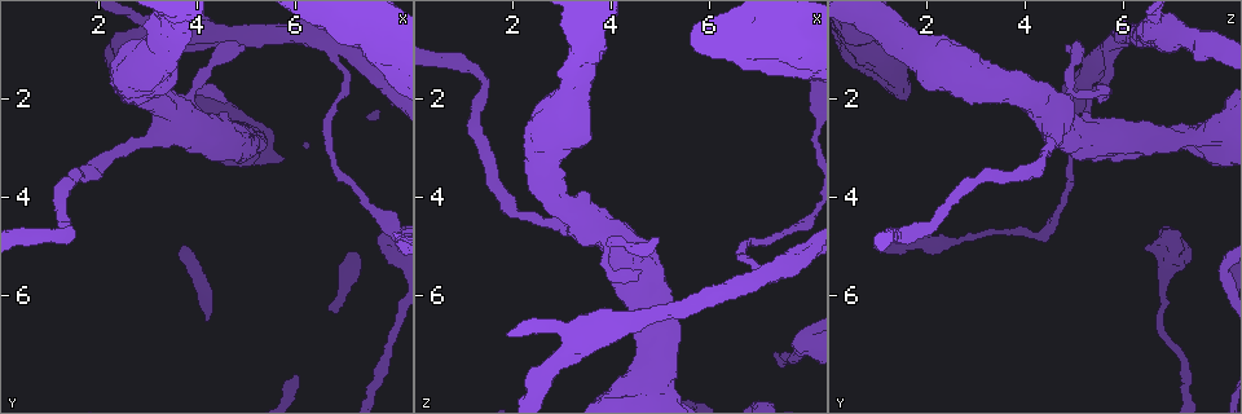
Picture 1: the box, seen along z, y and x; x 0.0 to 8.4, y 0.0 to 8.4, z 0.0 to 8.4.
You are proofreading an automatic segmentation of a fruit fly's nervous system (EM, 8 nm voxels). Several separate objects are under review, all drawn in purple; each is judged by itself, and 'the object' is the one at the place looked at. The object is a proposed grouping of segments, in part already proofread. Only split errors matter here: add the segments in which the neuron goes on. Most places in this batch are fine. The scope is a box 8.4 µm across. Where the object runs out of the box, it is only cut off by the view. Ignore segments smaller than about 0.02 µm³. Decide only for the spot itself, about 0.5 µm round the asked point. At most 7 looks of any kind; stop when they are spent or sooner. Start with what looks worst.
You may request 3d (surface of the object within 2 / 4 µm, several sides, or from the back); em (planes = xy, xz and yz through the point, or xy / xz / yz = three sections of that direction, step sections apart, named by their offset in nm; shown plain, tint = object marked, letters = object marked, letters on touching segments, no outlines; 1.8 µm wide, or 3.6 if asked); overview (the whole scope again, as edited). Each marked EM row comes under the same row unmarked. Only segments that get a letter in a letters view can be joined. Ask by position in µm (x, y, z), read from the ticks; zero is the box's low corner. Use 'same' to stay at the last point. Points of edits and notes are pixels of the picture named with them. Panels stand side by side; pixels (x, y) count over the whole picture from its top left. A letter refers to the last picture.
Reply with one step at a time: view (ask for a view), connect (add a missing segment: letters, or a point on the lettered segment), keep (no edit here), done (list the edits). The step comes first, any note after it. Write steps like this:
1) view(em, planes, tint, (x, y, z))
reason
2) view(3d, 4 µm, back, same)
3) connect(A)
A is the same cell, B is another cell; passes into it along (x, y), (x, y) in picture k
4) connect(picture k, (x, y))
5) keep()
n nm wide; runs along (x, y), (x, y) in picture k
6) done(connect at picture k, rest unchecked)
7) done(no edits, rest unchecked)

view(em, planes, tint, (5.00, 1.05, 4.90))
an open end

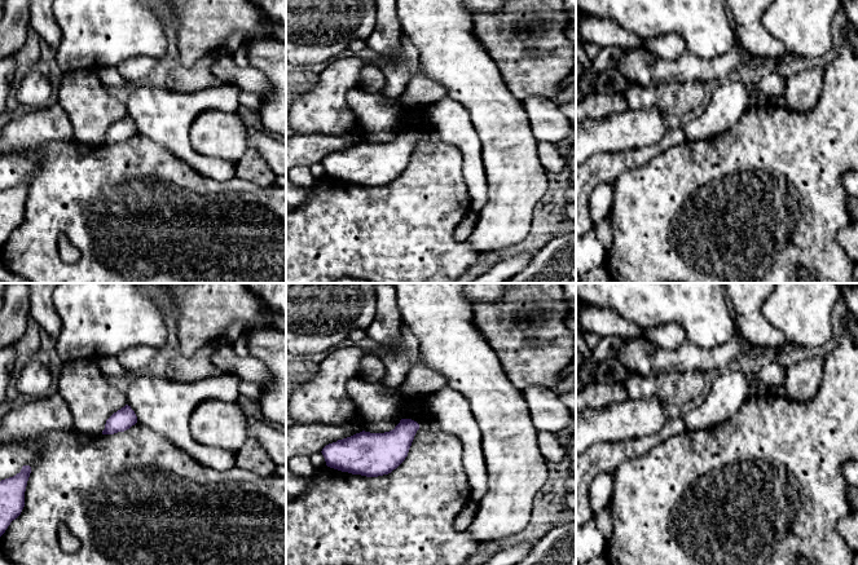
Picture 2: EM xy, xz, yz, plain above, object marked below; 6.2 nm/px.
view(em, planes, letters, same)
see the neighbours

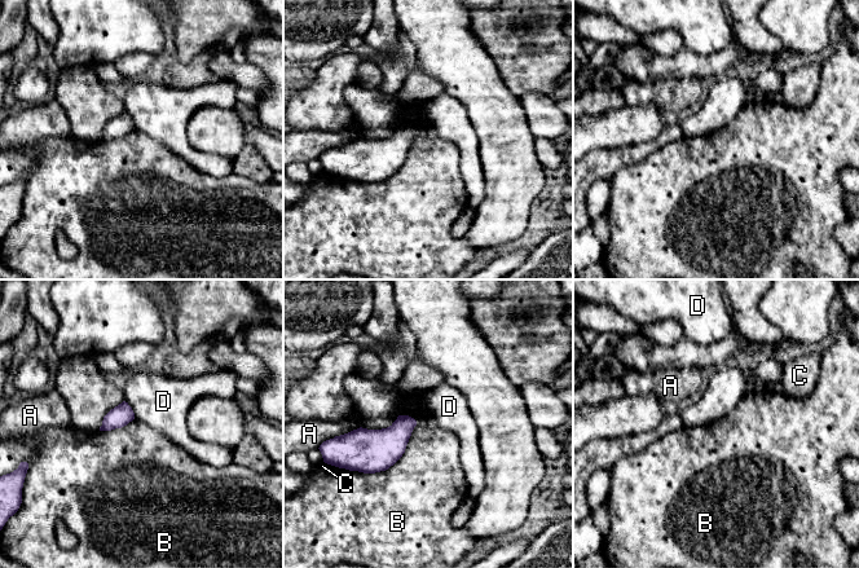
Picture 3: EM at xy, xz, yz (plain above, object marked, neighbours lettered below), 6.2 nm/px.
keep()
B touches over 500 nm; A, B, C and D are other cells; border along (417, 421), (392, 465), (351, 471) in picture 3; no lettered segment goes on from it

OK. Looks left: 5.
view(em, planes, letters, (6.75, 1.00, 5.70))
small branch off a trunk

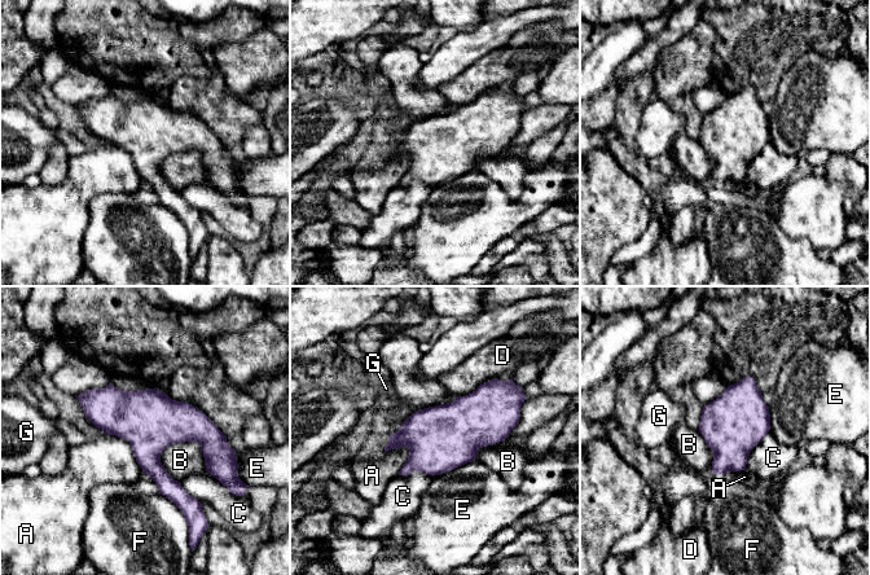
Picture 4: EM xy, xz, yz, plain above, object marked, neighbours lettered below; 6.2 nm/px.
keep()
380 nm wide; A, B, C, D, E, F and G are other cells; border along (109, 434), (130, 444), (144, 472) in picture 4; none of them fits

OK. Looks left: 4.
view(em, 3.6 µm, yz, step 8, tint, (7.75, 4.80, 6.90))
stops while still wide

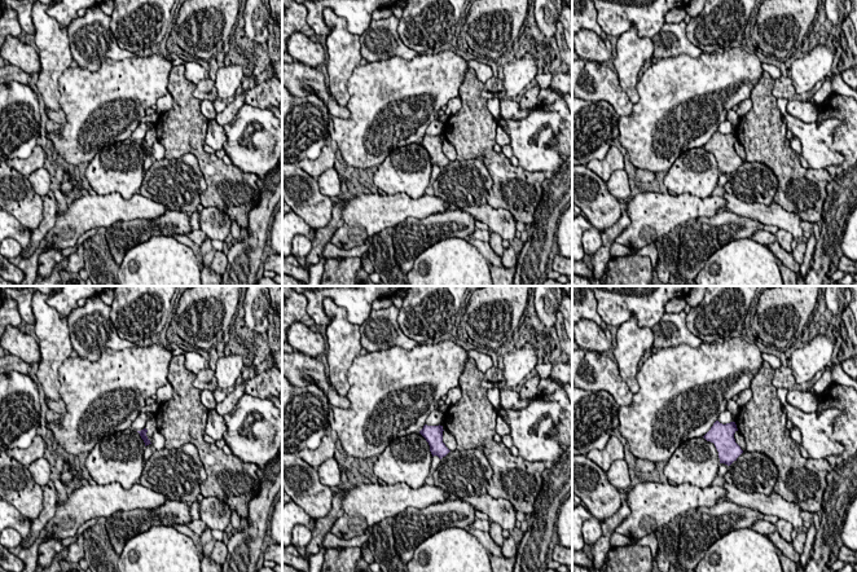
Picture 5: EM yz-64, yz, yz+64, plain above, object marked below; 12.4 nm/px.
view(em, 3.6 µm, yz, step 8, letters, same)

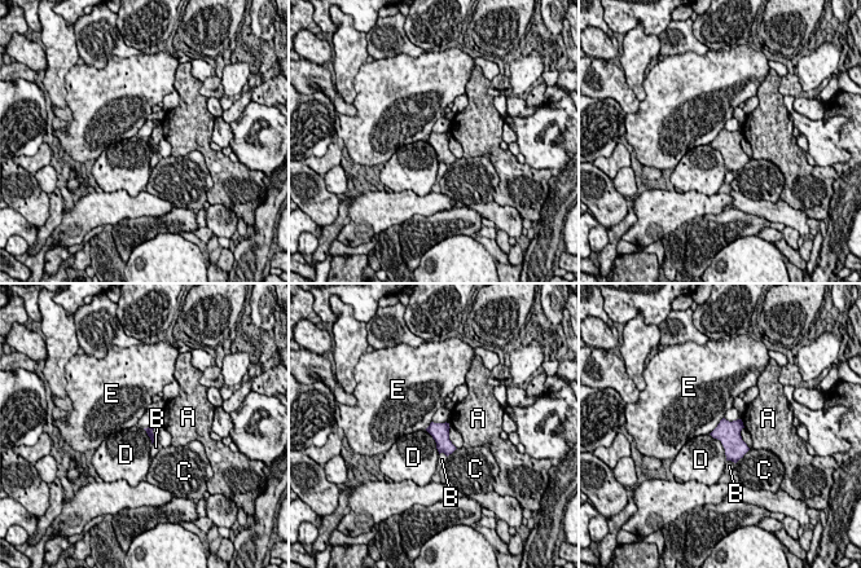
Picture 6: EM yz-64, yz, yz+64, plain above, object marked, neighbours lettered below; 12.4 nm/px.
keep()
A, B, C, D and E are other cells; border along (708, 434), (720, 441), (726, 459) in picture 6; no lettered segment goes on from it

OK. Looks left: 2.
done(no edits, rest unchecked)

